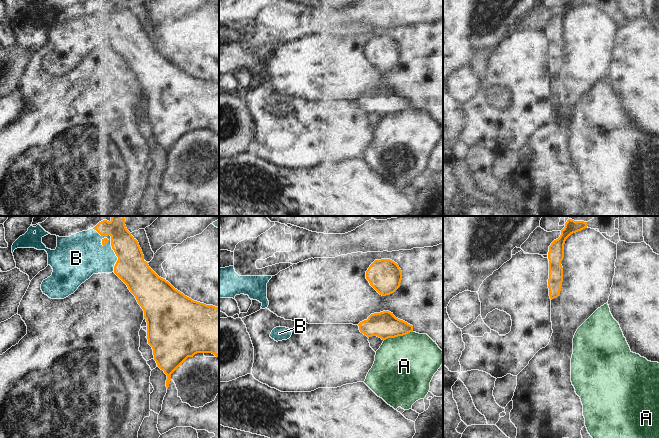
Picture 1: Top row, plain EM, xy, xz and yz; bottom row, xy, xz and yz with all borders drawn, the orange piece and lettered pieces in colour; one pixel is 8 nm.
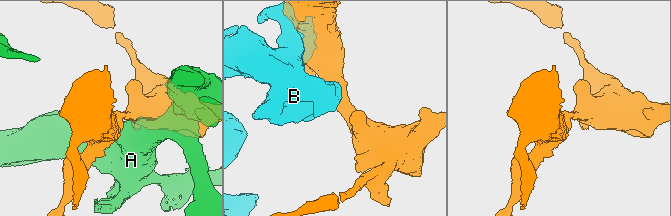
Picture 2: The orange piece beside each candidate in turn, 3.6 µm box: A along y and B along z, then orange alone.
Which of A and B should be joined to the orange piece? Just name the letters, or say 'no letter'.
no letter

